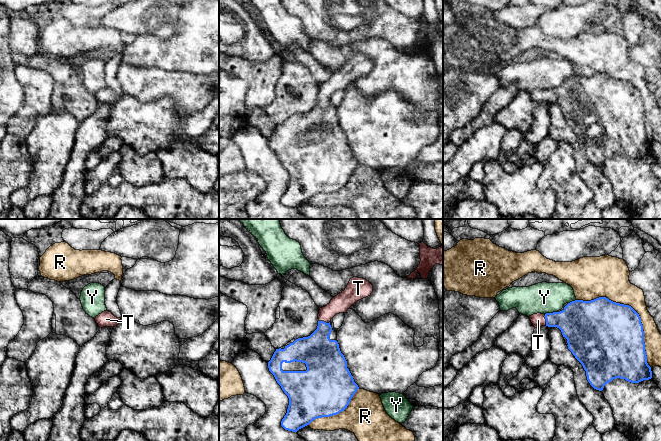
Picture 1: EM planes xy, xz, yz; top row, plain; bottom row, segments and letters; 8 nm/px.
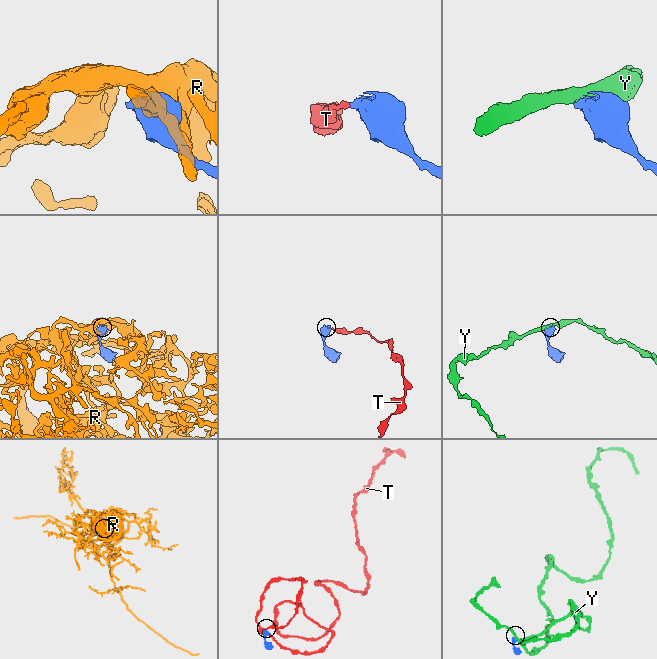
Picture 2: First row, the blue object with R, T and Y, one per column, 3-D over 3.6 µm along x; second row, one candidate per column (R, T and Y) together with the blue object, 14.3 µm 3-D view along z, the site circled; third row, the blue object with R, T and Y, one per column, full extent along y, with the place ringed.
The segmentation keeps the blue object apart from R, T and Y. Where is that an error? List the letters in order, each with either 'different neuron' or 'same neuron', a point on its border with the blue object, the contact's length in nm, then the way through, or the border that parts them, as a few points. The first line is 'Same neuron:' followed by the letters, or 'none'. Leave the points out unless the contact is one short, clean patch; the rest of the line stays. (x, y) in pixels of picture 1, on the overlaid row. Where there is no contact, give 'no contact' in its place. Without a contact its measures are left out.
Same neuron: T
R: different neuron; meets blue in yz at (634, 310); contact 800 nm long
T: same neuron; meets blue in yz at (546, 320); contact 100 nm long; runs through yz (577, 322), (546, 320), (538, 320)
Y: different neuron; meets blue in yz at (550, 313); contact 100 nm long

